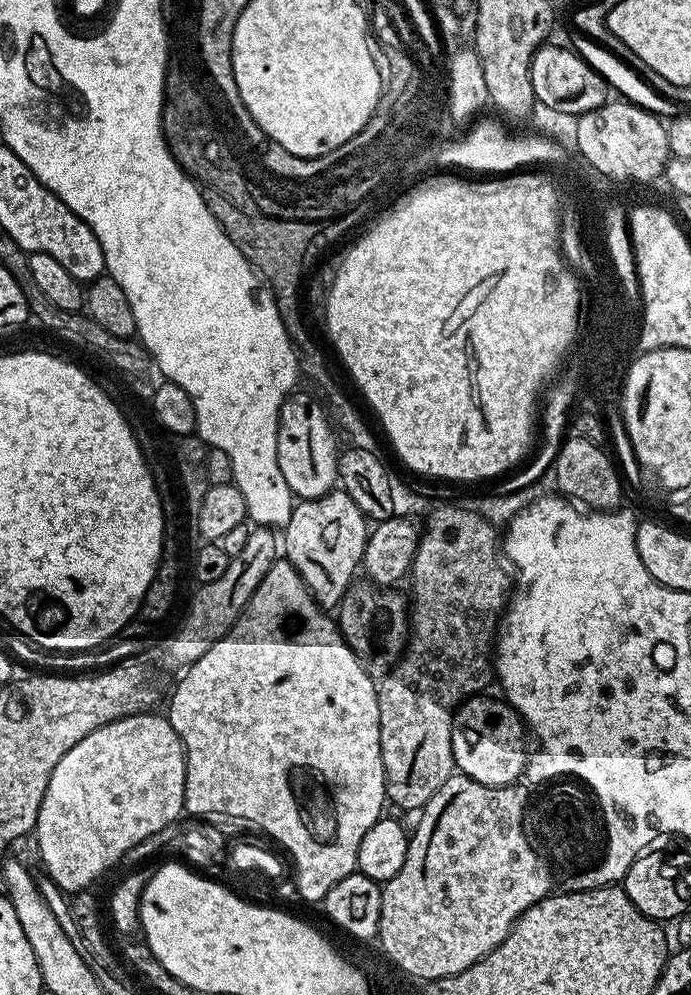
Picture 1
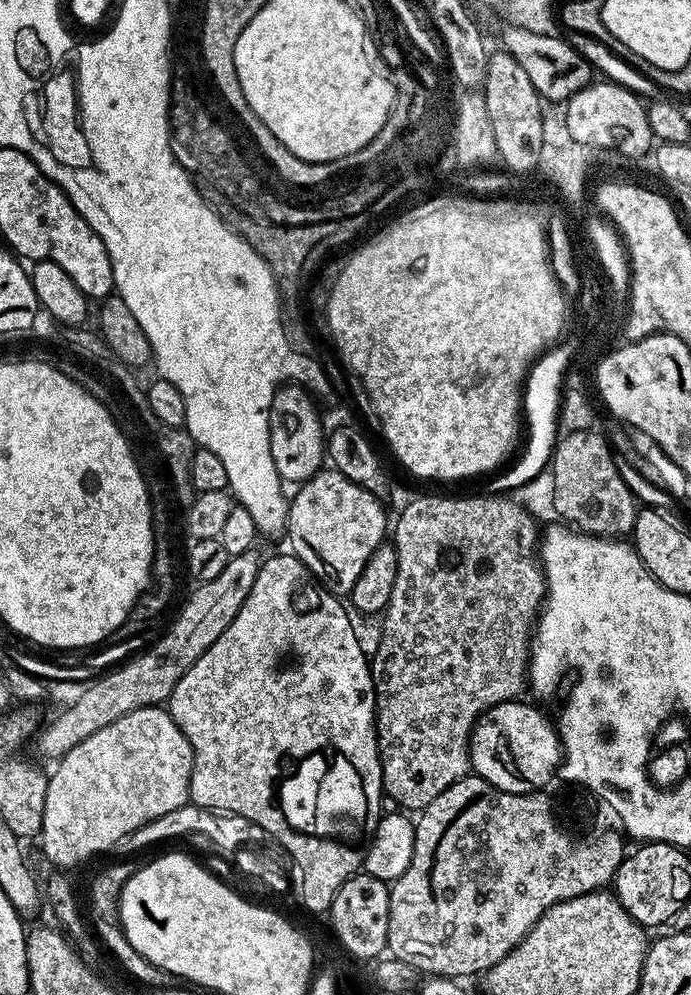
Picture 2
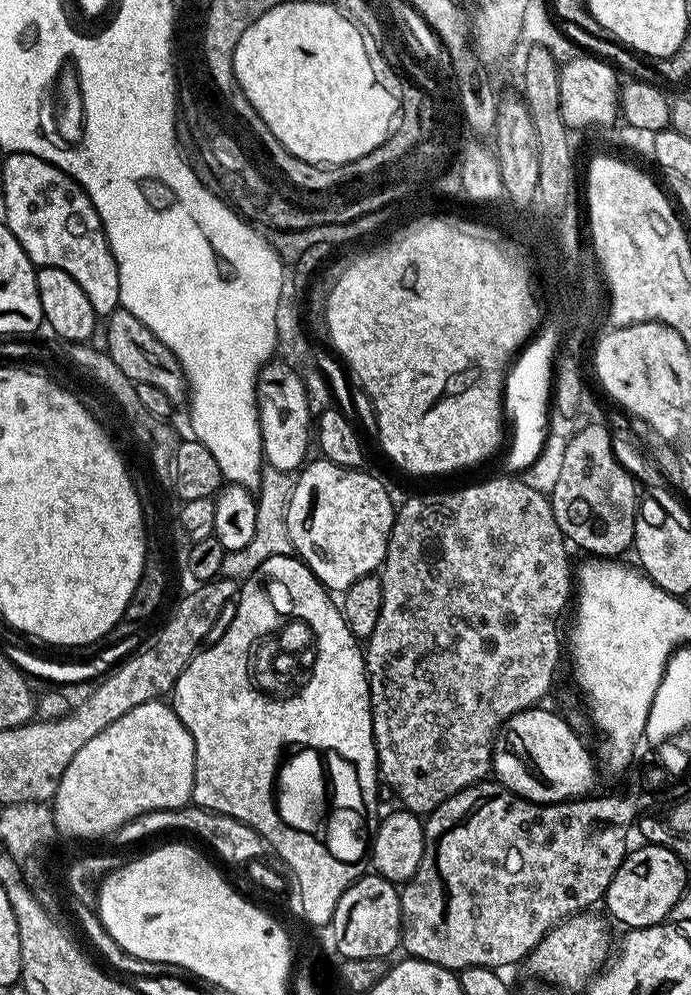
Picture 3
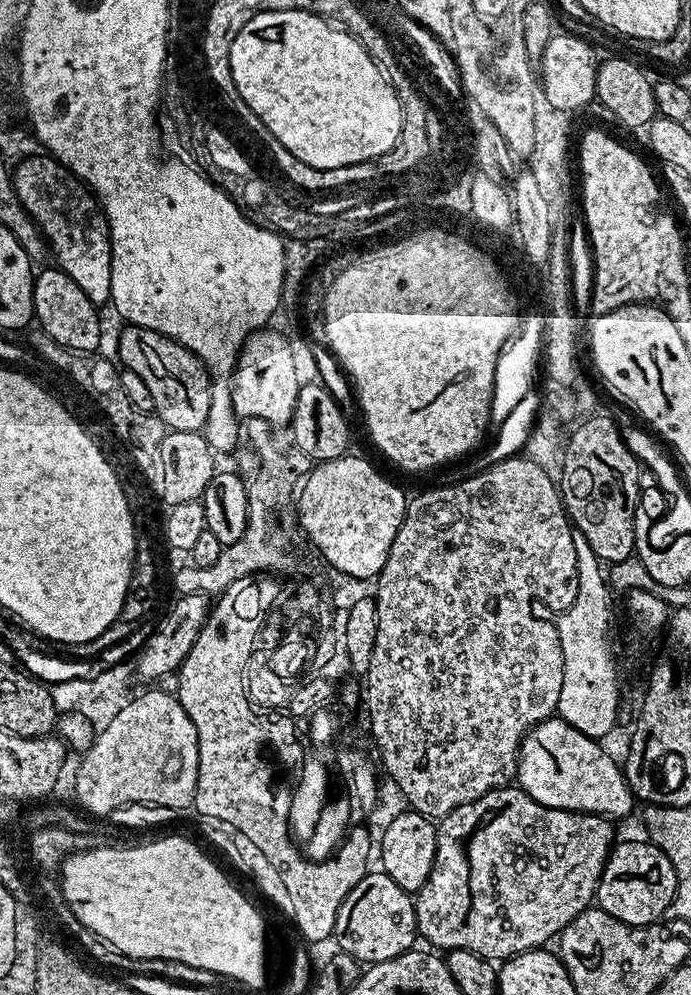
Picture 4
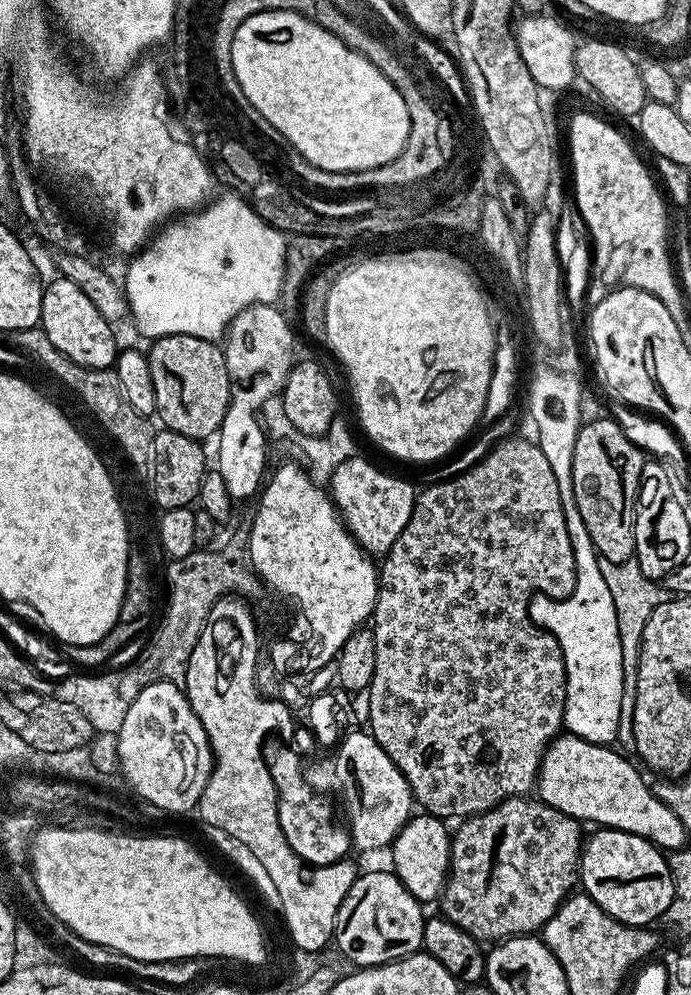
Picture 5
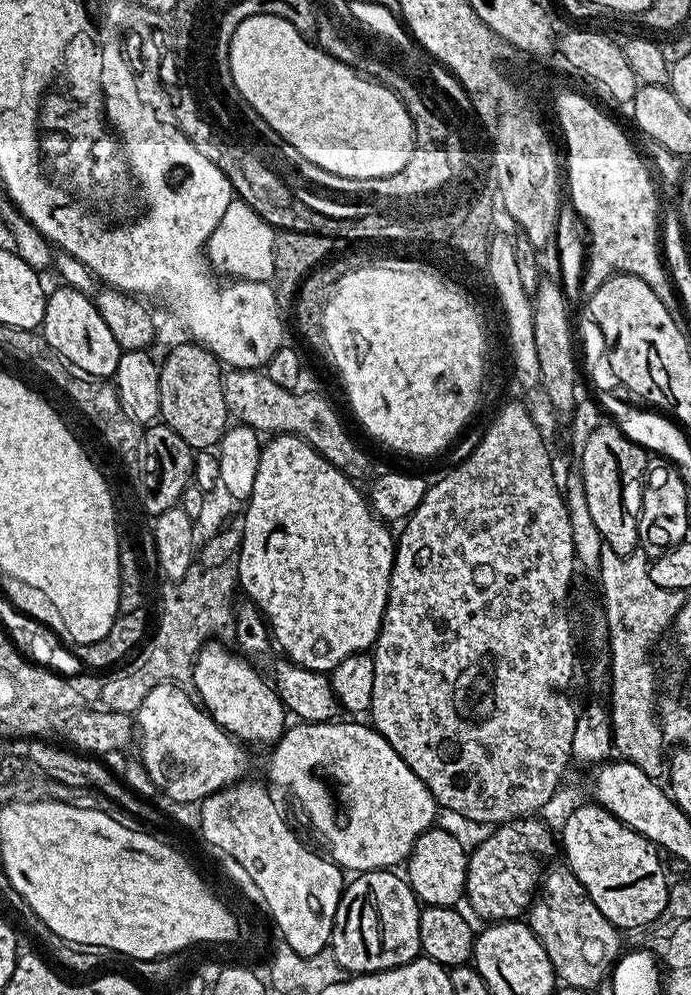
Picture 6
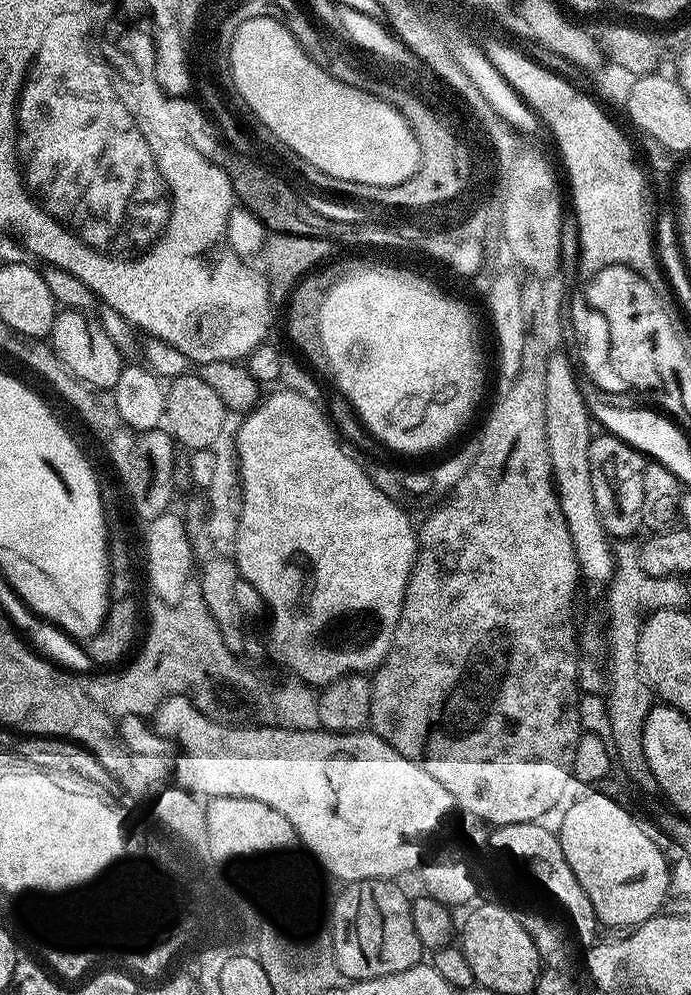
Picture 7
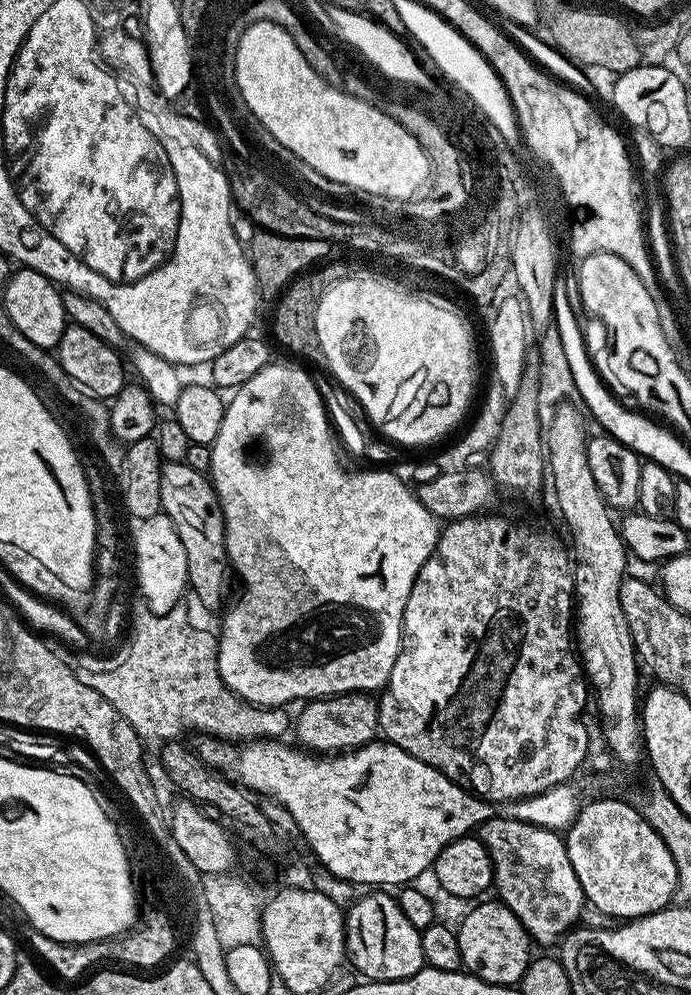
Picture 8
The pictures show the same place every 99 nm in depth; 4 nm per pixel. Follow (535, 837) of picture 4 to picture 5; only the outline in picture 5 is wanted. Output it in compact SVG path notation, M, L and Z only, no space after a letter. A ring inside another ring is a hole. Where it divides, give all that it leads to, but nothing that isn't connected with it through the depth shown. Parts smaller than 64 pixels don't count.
M515 796L509 800L503 800L501 804L494 806L490 810L477 812L475 816L467 817L461 824L464 825L457 832L455 829L452 836L452 857L448 863L448 880L444 884L444 891L438 897L439 911L447 920L454 922L454 926L462 926L462 930L466 930L466 934L470 934L475 940L481 942L499 942L509 940L511 936L531 936L539 933L544 924L550 922L550 918L568 899L570 893L575 889L572 887L577 887L578 873L580 871L580 853L582 851L581 821L554 810L539 798Z

